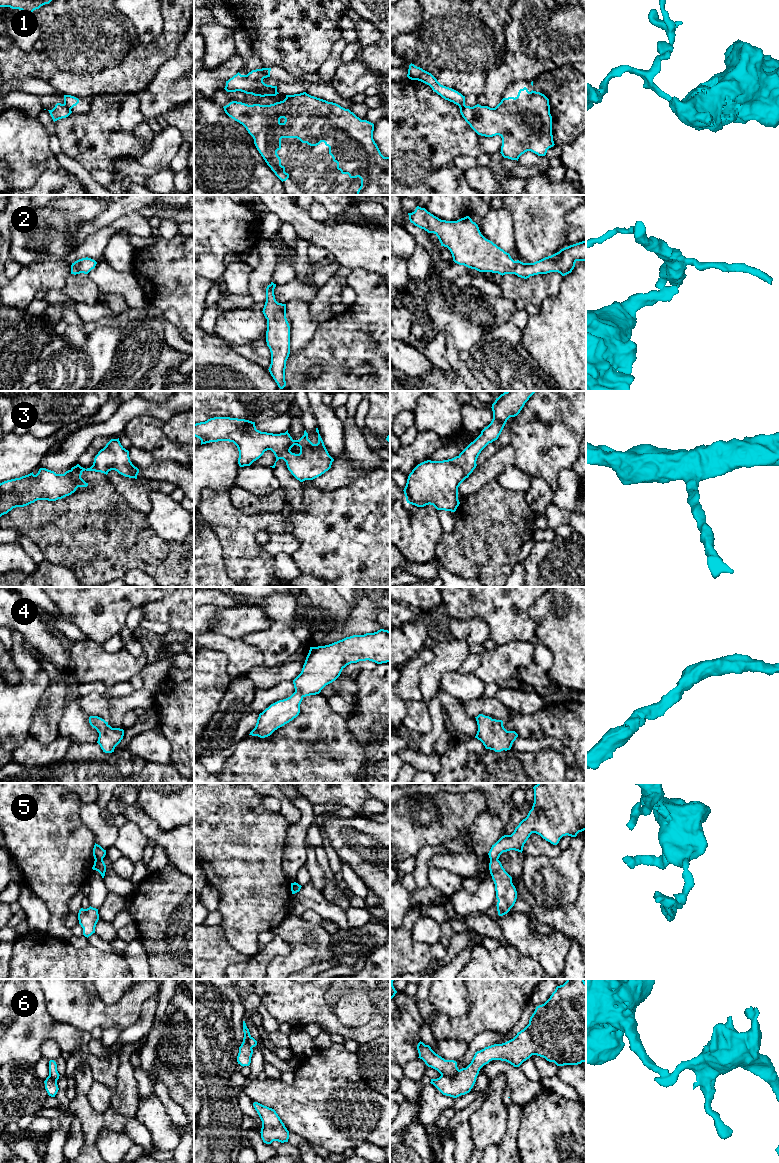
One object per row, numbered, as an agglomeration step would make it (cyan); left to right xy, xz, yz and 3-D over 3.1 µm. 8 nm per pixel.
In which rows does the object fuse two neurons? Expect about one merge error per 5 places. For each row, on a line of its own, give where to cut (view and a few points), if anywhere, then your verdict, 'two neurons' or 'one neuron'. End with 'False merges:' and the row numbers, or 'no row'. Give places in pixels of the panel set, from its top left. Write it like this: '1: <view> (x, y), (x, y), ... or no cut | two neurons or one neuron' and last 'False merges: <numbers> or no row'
1: xy (64, 102), (70, 109) | two neurons
2: no cut | one neuron
3: no cut | one neuron
4: no cut | one neuron
5: xy (95, 859), (102, 860) | two neurons
6: yz (459, 1070), (452, 1076), (441, 1075) | two neurons
False merges: 1, 5, 6

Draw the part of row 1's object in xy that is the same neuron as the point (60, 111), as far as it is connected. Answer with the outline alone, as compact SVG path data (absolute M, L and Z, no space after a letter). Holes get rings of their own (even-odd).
M57 103L52 110L48 111L54 122L59 119L66 118L72 113L71 109L65 103Z

